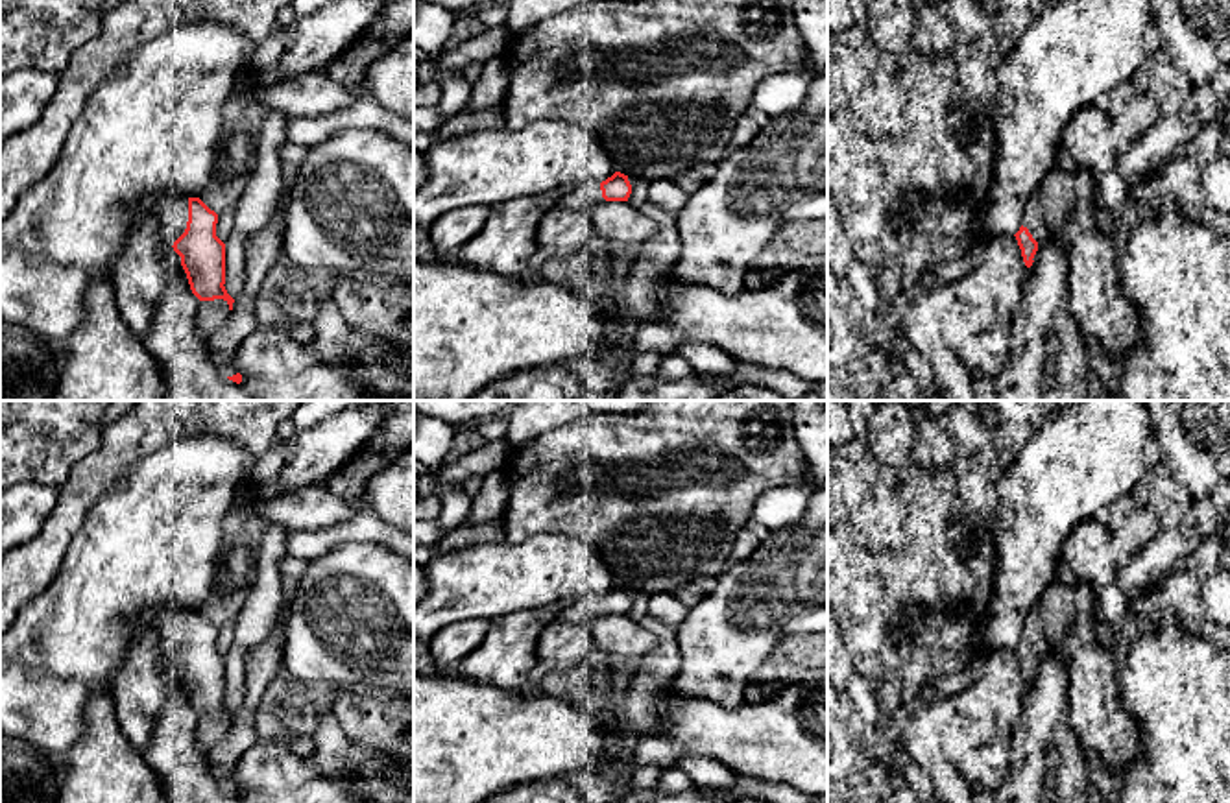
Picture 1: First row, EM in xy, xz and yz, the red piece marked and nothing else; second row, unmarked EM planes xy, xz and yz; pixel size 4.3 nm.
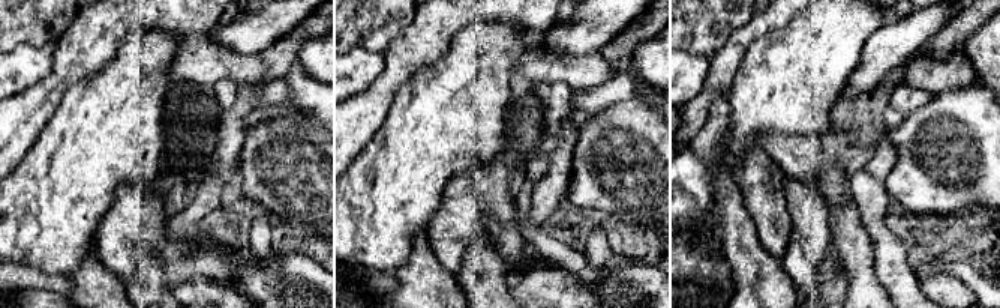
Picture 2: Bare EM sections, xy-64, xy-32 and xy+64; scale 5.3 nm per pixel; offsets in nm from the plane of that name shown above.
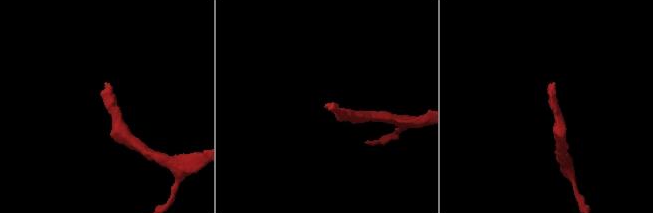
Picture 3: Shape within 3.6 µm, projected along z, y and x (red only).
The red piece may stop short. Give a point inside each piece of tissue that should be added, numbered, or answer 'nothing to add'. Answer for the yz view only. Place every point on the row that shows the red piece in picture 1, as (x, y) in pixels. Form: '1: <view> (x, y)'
1: yz (1035, 218)

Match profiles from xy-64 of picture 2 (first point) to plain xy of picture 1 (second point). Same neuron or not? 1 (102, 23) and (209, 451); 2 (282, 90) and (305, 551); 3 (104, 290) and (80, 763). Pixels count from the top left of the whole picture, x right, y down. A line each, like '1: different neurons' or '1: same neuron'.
1: different neurons
2: same neuron
3: same neuron

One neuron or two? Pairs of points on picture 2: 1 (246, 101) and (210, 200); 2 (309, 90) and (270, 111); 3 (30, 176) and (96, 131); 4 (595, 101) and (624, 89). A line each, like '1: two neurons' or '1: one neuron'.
1: one neuron
2: one neuron
3: one neuron
4: one neuron

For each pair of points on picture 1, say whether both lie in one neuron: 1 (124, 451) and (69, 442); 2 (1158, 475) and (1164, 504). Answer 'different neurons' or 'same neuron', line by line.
1: different neurons
2: same neuron

